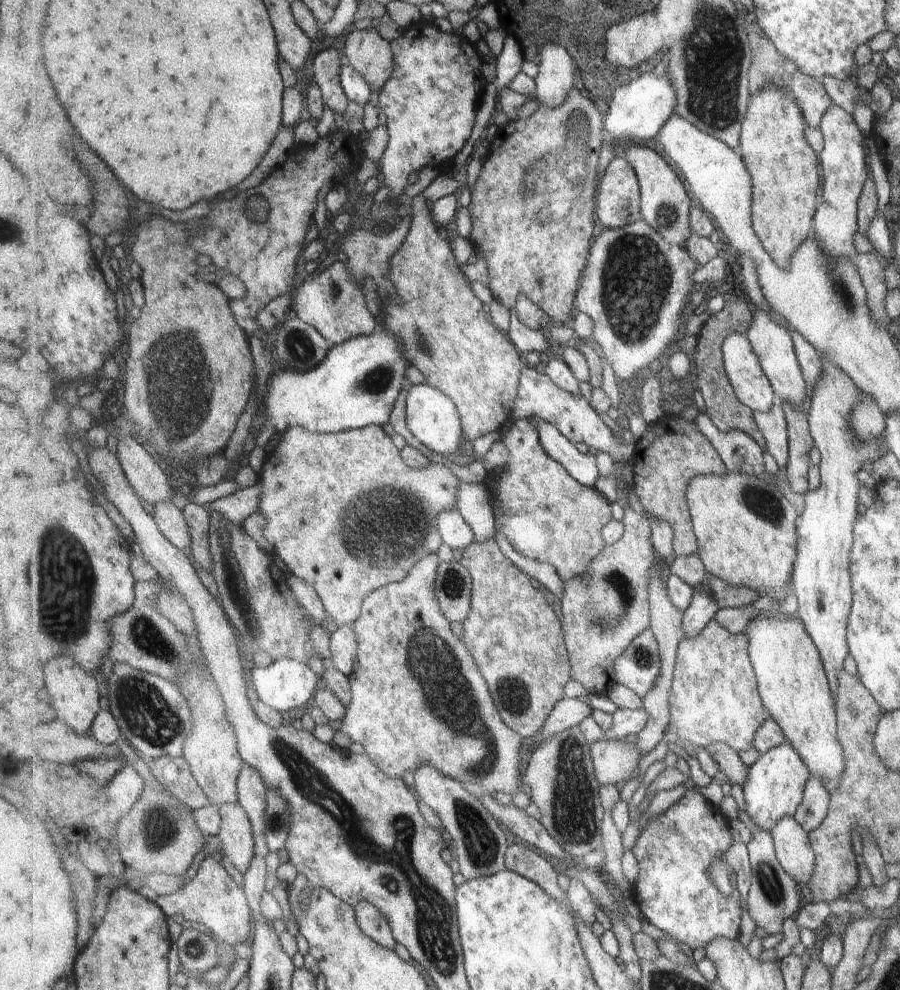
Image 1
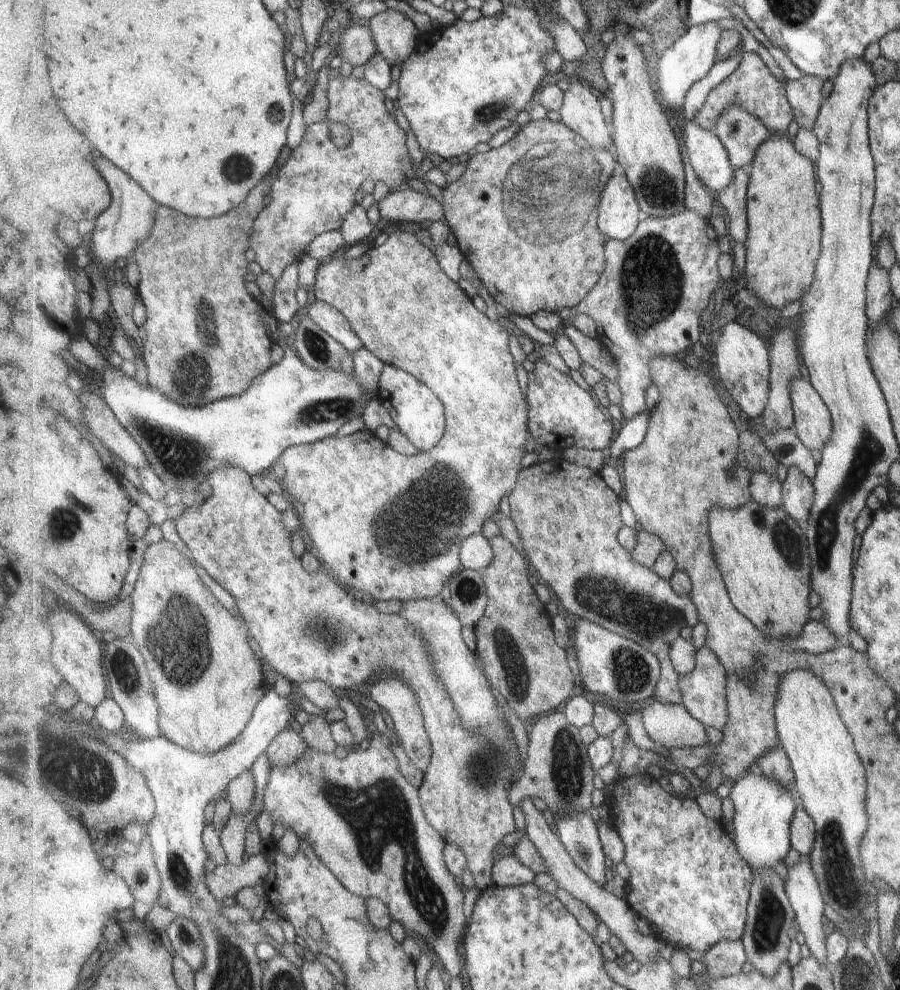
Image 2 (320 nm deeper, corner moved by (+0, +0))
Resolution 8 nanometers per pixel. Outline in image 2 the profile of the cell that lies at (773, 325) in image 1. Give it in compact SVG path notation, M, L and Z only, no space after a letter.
M794 379L790 389L797 436L810 451L820 451L832 438L830 411L810 380Z

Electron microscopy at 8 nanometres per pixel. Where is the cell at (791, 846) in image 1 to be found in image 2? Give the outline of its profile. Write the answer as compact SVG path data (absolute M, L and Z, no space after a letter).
M801 858L799 864L788 868L786 893L794 906L799 930L804 934L811 956L815 957L822 967L828 967L826 938L821 931L825 903L819 890L818 878L808 858Z

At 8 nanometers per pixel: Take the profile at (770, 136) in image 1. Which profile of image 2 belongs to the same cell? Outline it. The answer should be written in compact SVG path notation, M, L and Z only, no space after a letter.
M773 134L758 150L752 164L748 186L748 239L744 280L756 298L769 308L783 310L787 304L802 300L810 292L818 269L819 254L819 195L815 190L815 163L802 155L787 137L787 134Z

